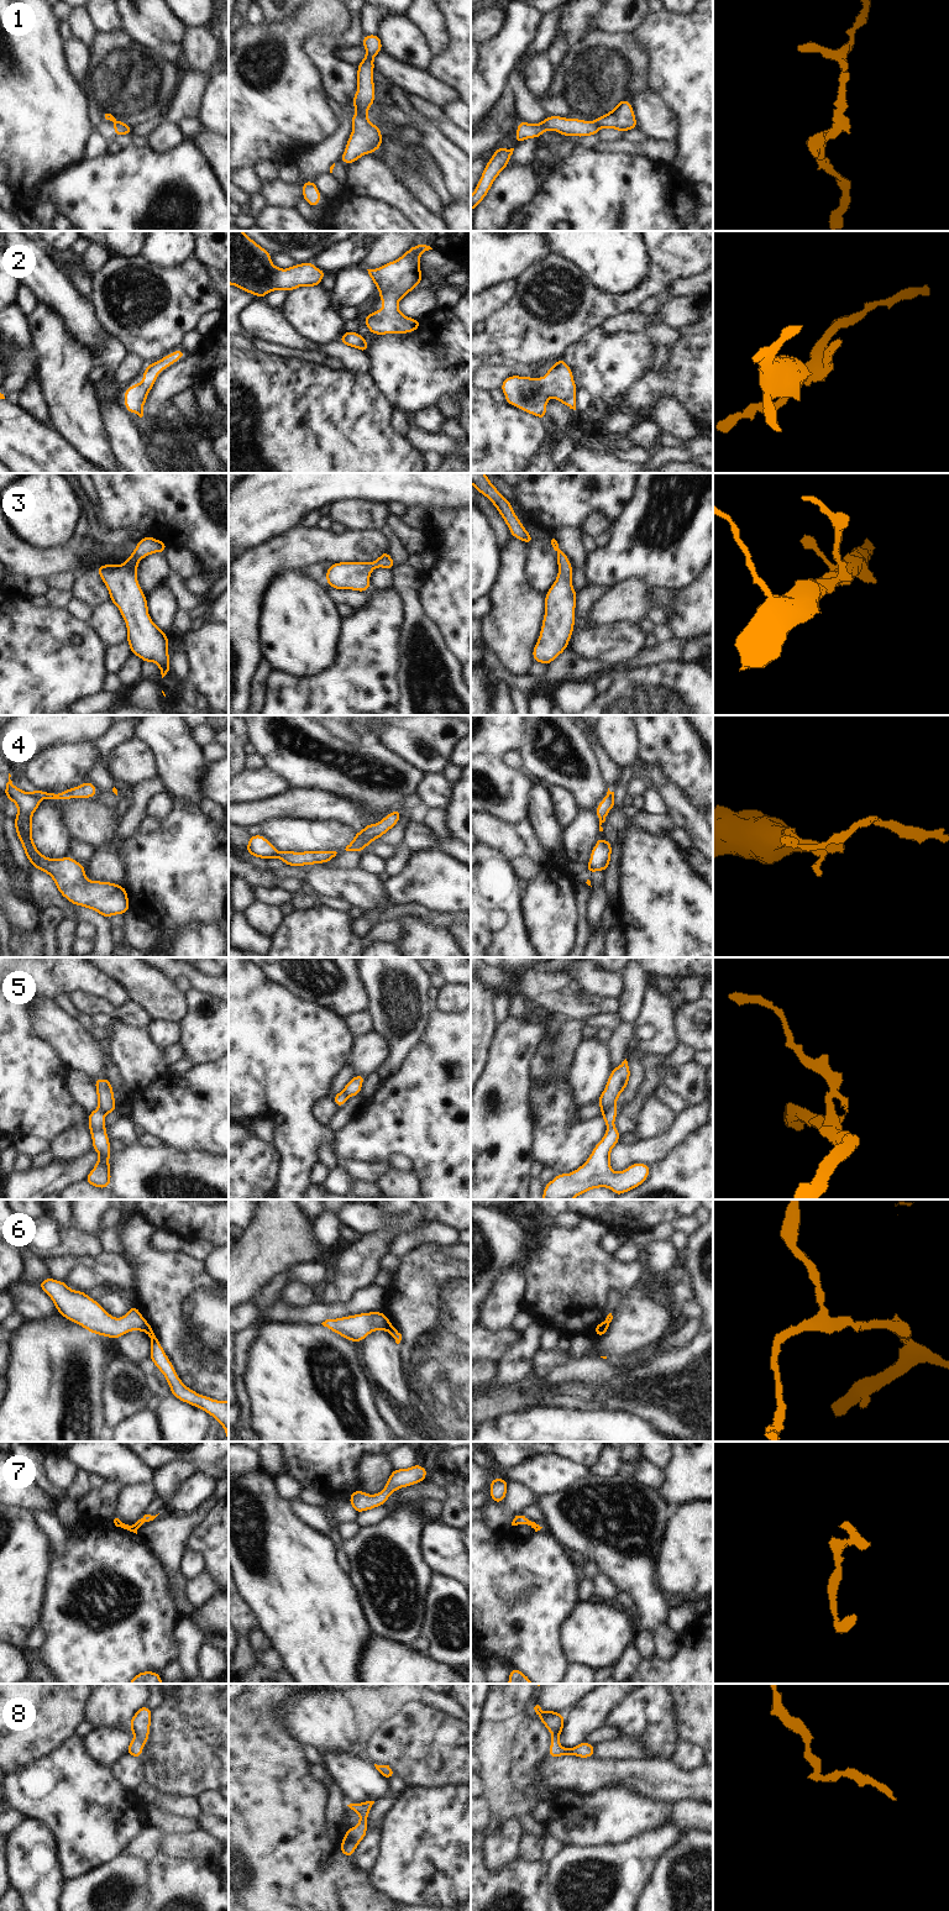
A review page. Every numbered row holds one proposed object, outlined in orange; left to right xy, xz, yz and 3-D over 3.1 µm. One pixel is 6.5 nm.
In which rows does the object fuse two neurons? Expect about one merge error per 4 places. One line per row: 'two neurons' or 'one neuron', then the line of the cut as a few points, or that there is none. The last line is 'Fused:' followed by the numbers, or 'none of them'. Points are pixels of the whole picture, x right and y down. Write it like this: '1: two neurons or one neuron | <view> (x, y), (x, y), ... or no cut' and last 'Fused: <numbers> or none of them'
1: two neurons | xz (356, 111), (366, 113)
2: one neuron | no cut
3: one neuron | no cut
4: two neurons | xy (30, 794), (40, 801)
5: two neurons | yz (614, 1104), (602, 1116)
6: two neurons | xy (150, 1326), (146, 1332)
7: one neuron | no cut
8: one neuron | no cut
Fused: 1, 4, 5, 6

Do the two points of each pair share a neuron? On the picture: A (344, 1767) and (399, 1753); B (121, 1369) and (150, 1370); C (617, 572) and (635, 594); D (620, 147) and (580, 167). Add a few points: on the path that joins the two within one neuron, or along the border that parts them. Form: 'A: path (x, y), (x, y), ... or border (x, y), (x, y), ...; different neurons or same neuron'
A: border (363, 1757), (373, 1764); different neurons
B: border (137, 1365), (150, 1397); different neurons
C: border (653, 584), (644, 579), (628, 578), (608, 589); different neurons
D: border (593, 148), (599, 152), (639, 155); different neurons

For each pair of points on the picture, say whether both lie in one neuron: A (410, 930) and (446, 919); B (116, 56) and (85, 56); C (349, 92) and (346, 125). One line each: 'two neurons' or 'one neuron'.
A: two neurons
B: two neurons
C: two neurons

